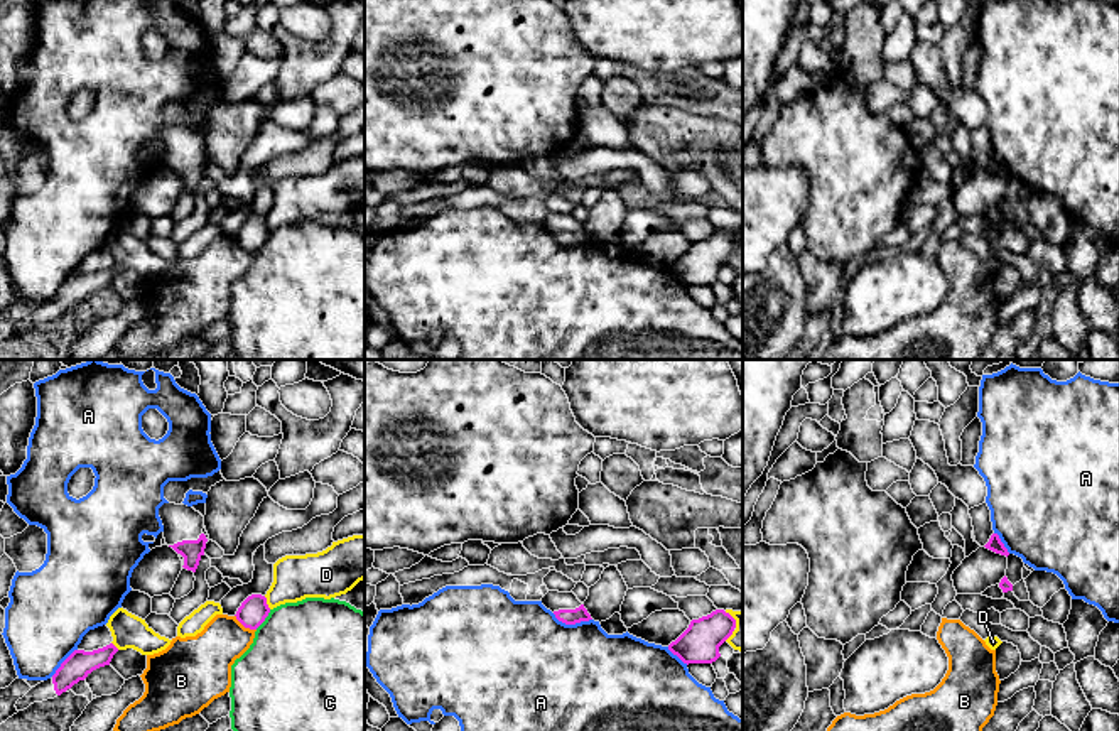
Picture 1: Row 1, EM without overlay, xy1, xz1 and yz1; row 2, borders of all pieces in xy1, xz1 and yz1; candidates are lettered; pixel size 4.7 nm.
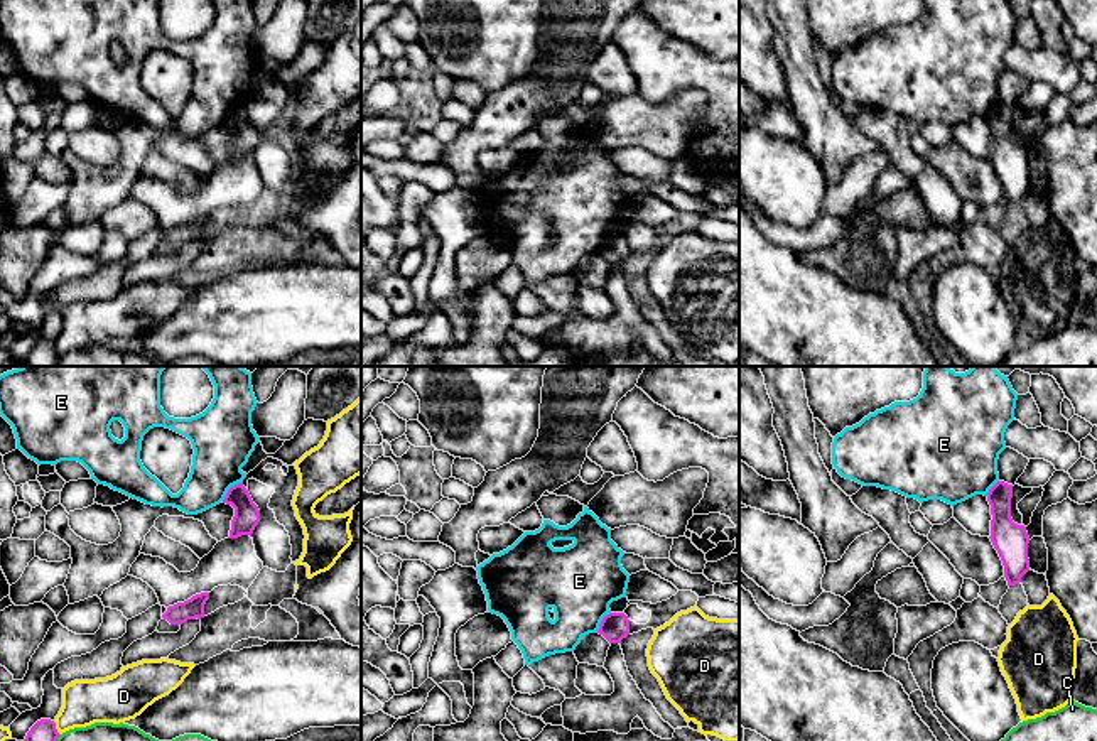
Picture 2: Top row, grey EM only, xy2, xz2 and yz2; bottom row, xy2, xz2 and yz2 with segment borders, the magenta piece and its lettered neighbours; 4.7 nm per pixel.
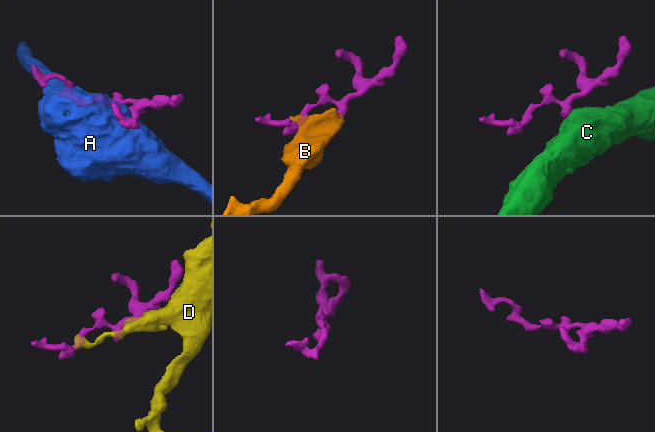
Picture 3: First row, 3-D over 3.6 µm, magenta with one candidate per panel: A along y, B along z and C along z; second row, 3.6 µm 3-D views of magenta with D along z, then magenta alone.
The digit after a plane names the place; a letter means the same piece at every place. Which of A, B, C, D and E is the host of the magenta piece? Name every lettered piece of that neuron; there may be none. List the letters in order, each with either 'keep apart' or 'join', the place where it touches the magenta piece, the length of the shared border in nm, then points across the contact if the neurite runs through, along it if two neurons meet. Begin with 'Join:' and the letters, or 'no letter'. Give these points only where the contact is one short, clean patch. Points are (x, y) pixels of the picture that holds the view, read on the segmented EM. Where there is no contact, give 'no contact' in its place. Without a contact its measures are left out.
Join: no letter
A: keep apart | xz1 (573, 623) | 190 nm
B: keep apart | xy1 (245, 627) | 130 nm
C: keep apart | xy1 (264, 620) | 120 nm | along xy1 (270, 610), (255, 628)
D: keep apart | xy1 (265, 603) | 70 nm
E: keep apart | xy2 (230, 488) | 140 nm | along xy2 (242, 481), (235, 483), (221, 500)

